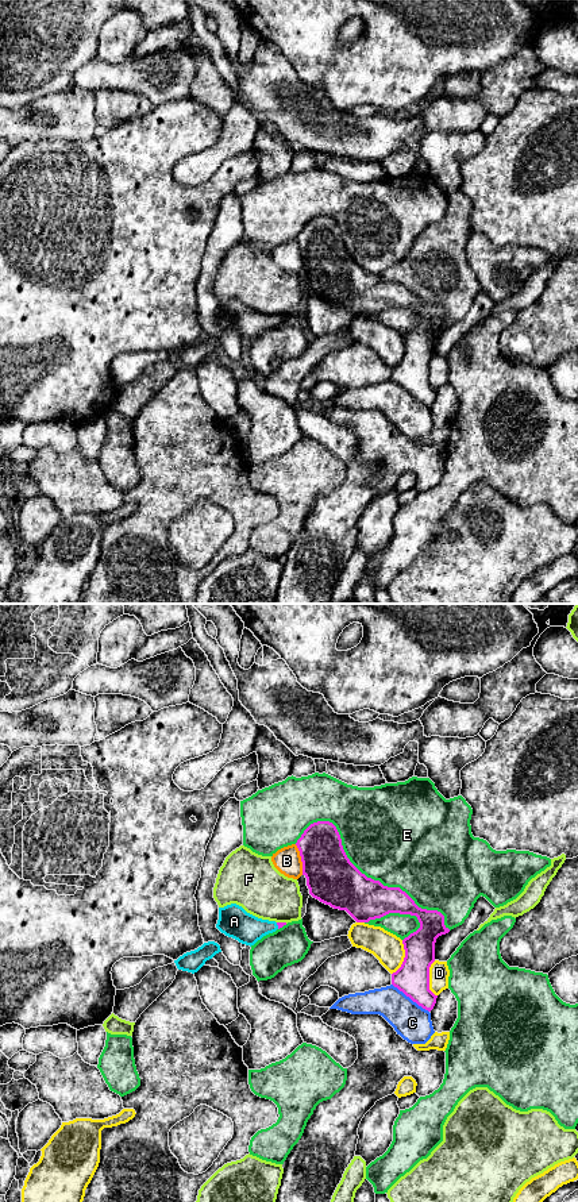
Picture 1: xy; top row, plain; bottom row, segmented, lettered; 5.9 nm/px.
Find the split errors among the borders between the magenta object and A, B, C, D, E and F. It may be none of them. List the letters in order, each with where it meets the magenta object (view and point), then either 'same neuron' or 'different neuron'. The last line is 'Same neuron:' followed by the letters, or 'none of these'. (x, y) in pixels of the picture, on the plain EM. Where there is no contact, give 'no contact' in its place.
A: meets magenta in xy at (277, 319); same neuron
B: meets magenta in xy at (301, 254); different neuron
C: meets magenta in xy at (411, 393); different neuron
D: meets magenta in xy at (428, 373); different neuron
E: meets magenta in xy at (365, 270); different neuron
F: meets magenta in xy at (282, 318); different neuron
Same neuron: A

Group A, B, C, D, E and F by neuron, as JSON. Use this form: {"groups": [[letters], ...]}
{"groups": [["A"], ["B"], ["C", "D"], ["E"], ["F"]]}

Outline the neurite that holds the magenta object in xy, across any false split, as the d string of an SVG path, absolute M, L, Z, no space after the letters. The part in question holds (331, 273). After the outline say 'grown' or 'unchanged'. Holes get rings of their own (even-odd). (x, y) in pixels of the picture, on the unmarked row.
M330 216L311 219L296 238L309 289L334 304L346 305L357 317L389 308L416 311L420 323L402 335L405 352L392 369L392 380L431 407L438 390L429 385L435 338L450 327L438 305L419 303L400 282L384 281L362 269L347 253L340 230Z | unchanged

